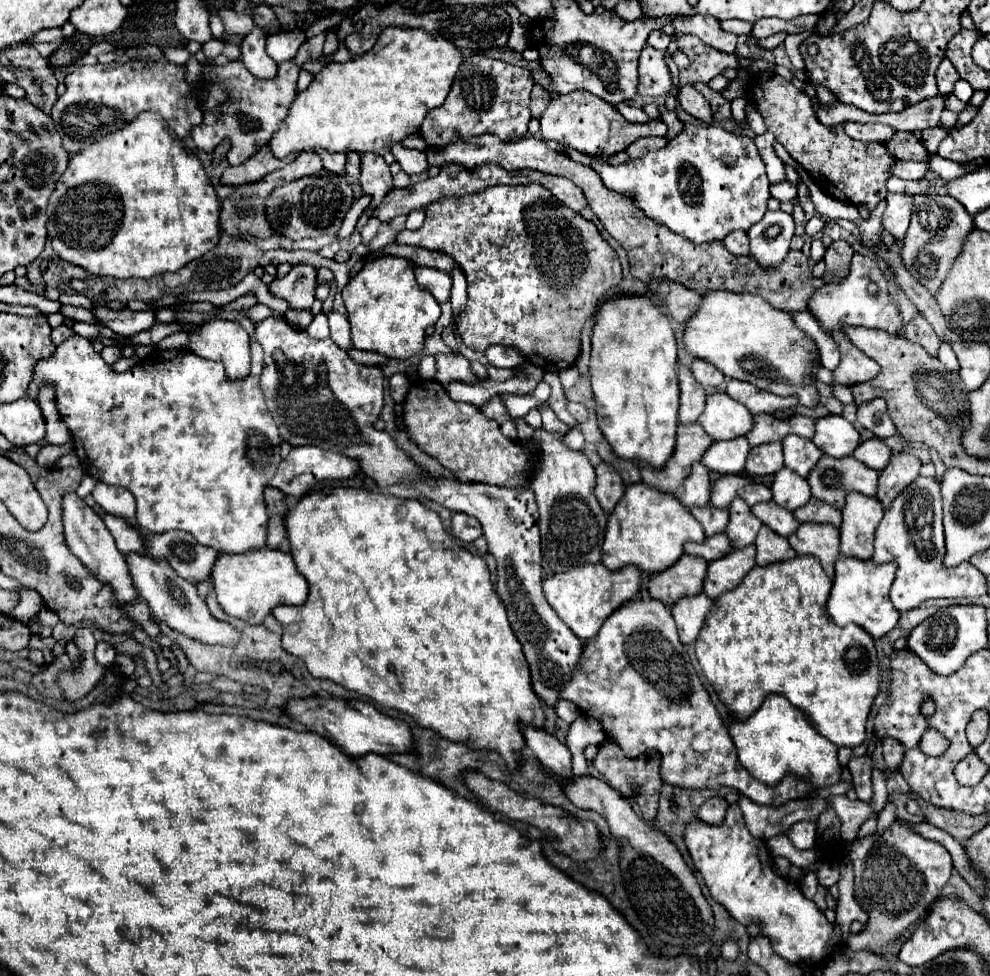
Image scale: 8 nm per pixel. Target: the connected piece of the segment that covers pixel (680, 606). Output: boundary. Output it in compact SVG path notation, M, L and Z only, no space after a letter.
M704 592L696 596L684 596L676 604L672 604L672 616L676 620L676 628L682 644L690 644L696 640L710 608L712 608L712 600Z

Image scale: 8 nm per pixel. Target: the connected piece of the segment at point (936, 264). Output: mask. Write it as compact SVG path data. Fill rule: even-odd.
M932 182L932 186L938 188L938 192L932 192L930 196L914 196L914 208L912 208L912 220L908 234L904 238L902 246L902 260L908 272L930 292L936 294L954 264L956 256L960 254L962 242L966 240L968 232L972 230L972 218L960 206L952 196L946 196L942 192L944 182Z

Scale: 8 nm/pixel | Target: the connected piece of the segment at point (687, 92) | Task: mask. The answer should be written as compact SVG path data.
M692 84L680 86L678 102L690 116L694 116L694 118L698 118L702 122L712 122L712 110L710 110L708 100Z

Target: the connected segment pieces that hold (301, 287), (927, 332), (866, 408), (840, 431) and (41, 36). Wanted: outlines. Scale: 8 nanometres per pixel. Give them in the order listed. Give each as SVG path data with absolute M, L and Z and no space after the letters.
M296 264L284 278L276 278L268 288L274 296L288 300L292 308L306 310L312 308L316 286L316 268L308 264Z
M916 314L902 330L904 330L904 336L908 336L908 340L922 344L928 354L932 354L932 356L938 354L940 338L936 336L936 332L932 330L932 326L926 322L926 318L922 314Z
M874 398L870 402L864 402L858 406L858 422L874 432L878 438L888 438L896 434L896 426L888 416L886 402L882 398Z
M828 414L816 420L816 432L812 442L824 454L832 458L844 458L854 452L856 444L860 444L860 434L846 418Z
M50 28L40 31L38 34L36 34L36 36L34 36L34 38L28 40L25 43L32 43L32 45L39 43L50 43L62 38L63 34L61 28Z

